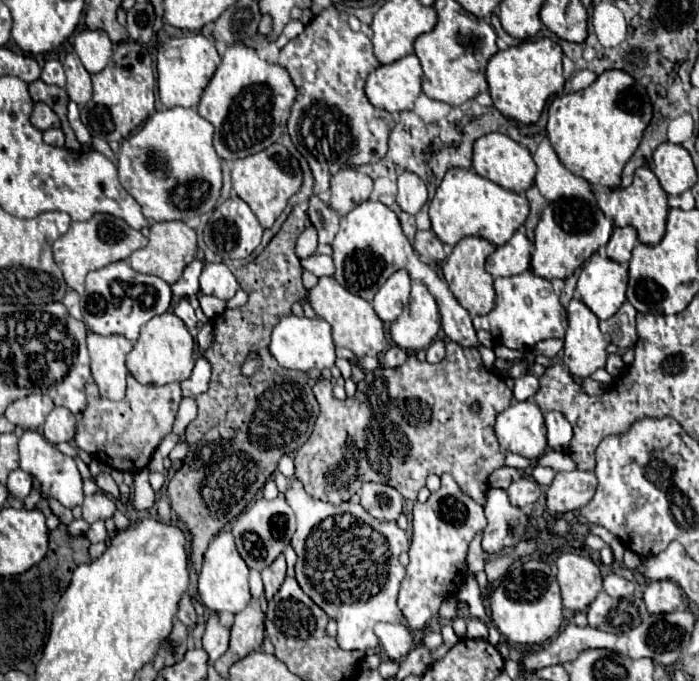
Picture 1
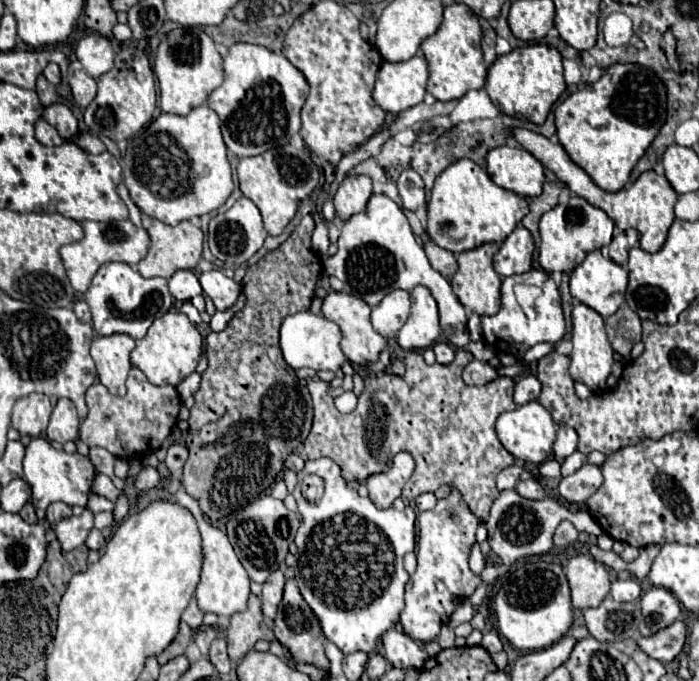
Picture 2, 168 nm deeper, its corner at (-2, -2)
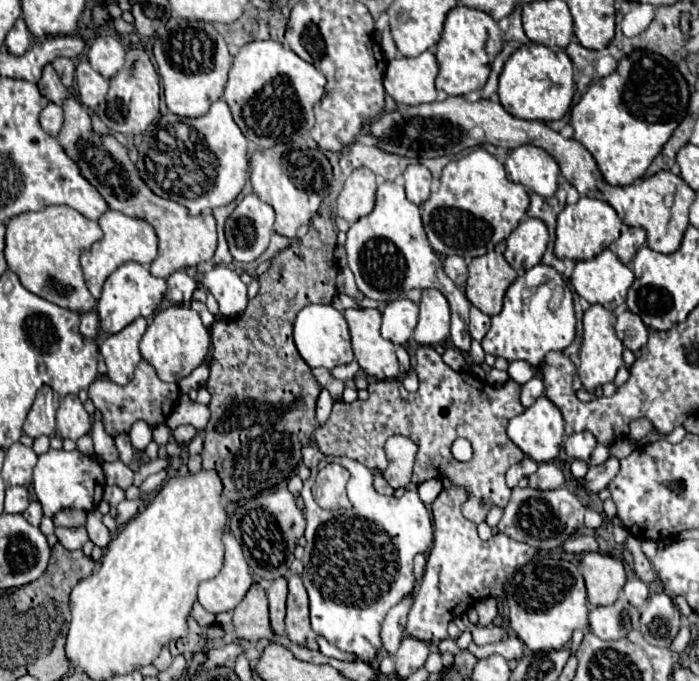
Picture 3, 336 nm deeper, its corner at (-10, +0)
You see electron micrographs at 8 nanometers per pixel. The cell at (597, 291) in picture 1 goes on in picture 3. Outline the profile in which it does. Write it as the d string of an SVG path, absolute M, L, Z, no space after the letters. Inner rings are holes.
M611 249L601 251L595 259L577 261L571 273L573 289L589 303L599 303L609 311L625 303L633 281L633 271Z

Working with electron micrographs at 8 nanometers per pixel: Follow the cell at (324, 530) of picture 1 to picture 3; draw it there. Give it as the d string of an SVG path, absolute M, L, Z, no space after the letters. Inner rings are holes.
M325 457L321 465L331 461L343 465L351 473L349 489L347 489L351 507L325 511L313 501L311 485L315 481L319 467L311 469L311 477L303 483L303 491L301 491L301 497L305 501L305 519L307 519L307 529L305 529L307 545L303 555L305 571L301 579L305 583L311 601L311 627L317 635L325 637L331 645L337 645L339 649L347 649L349 653L355 653L363 661L373 661L377 651L381 649L379 633L387 611L395 607L399 601L403 601L407 595L411 595L417 587L417 579L413 573L413 557L417 553L425 553L433 543L431 515L415 489L407 489L401 499L385 497L373 489L373 473L365 465L349 457L333 457L333 459Z

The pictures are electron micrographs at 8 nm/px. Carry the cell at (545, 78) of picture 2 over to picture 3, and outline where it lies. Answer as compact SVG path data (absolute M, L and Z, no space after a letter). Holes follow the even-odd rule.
M539 43L521 45L505 63L499 77L499 101L501 105L519 119L555 121L561 119L571 107L575 93L573 65L567 53L559 47L547 47Z

